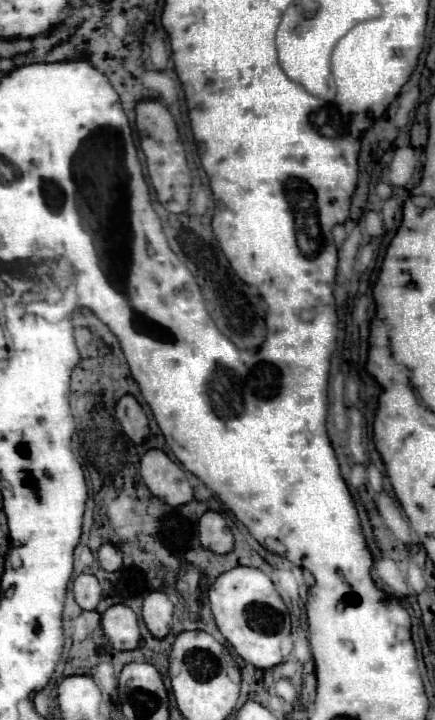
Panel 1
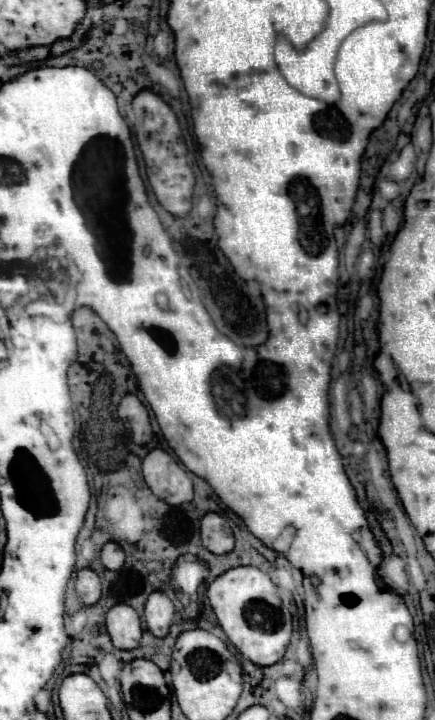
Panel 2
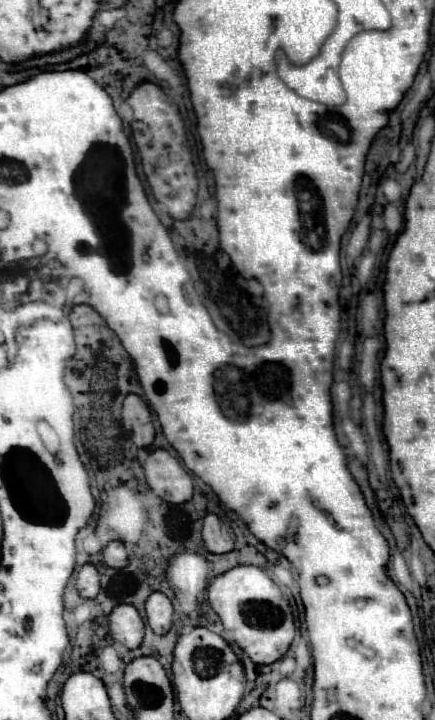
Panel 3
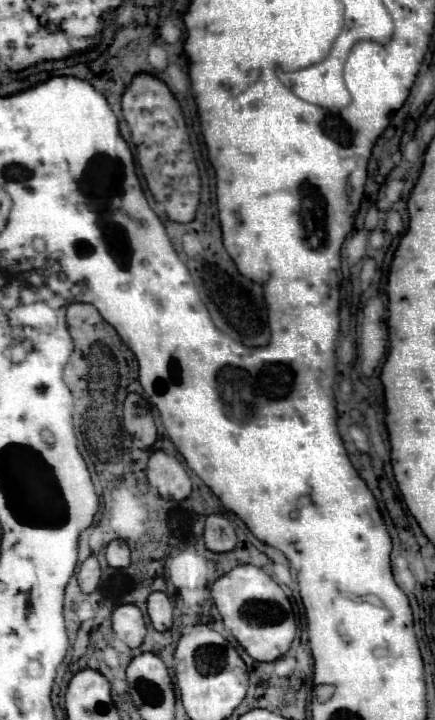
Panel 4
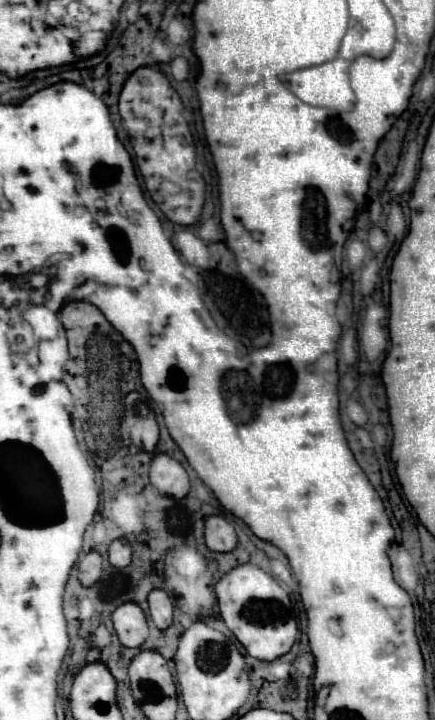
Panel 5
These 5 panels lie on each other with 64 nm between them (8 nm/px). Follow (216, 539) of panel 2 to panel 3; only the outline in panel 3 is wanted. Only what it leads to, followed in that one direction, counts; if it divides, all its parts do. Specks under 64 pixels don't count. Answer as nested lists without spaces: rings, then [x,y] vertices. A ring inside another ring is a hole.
[[[208,514],[204,518],[202,540],[204,540],[204,548],[212,554],[224,554],[234,548],[234,534],[230,526],[222,524],[222,520],[216,514]]]

